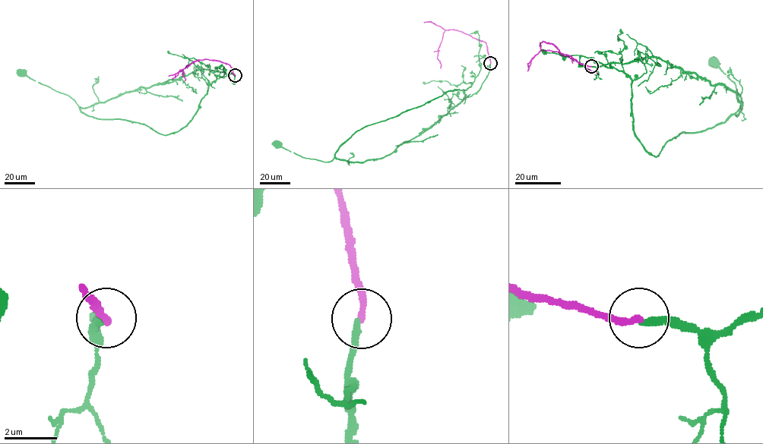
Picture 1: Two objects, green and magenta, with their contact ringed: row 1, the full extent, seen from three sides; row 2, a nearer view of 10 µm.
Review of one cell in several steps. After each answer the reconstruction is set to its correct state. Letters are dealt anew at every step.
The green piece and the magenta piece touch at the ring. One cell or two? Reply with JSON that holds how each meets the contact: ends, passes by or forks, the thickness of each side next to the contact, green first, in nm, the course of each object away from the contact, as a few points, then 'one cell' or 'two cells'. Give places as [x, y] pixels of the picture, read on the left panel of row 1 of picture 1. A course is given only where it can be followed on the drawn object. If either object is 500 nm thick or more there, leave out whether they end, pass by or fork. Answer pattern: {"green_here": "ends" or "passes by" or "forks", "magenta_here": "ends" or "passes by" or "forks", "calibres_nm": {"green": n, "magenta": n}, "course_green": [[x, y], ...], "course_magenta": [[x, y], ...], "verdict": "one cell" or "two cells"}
{"green_here": "ends", "magenta_here": "ends", "calibres_nm": {"green": 260, "magenta": 240}, "course_green": [[235, 75], [197, 69], [178, 78], [148, 87], [139, 87], [105, 102], [80, 108], [70, 96], [22, 74]], "course_magenta": [[235, 75], [227, 64], [206, 59], [194, 61], [187, 65], [182, 74], [185, 80]], "verdict": "two cells"}

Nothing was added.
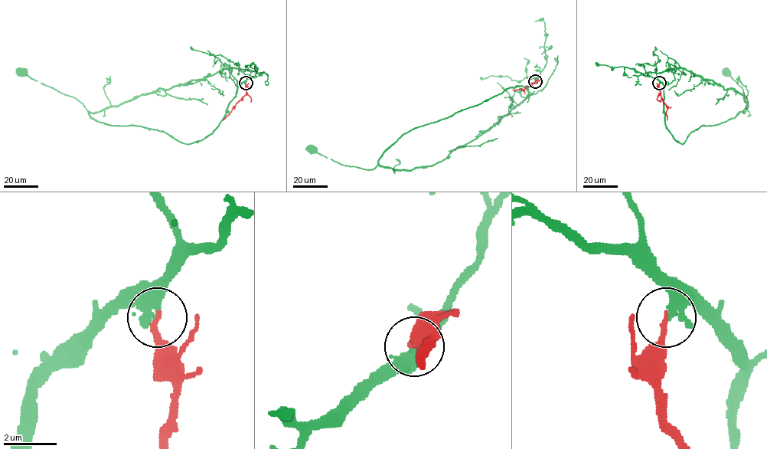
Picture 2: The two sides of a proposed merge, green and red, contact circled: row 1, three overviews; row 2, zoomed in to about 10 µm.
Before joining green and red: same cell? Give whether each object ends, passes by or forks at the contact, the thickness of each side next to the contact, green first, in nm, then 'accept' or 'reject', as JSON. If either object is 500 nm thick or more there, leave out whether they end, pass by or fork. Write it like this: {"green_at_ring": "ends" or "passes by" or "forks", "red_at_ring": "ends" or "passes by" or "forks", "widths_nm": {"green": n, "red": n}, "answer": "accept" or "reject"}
{"green_at_ring": "passes by", "red_at_ring": "ends", "widths_nm": {"green": 280, "red": 200}, "answer": "accept"}

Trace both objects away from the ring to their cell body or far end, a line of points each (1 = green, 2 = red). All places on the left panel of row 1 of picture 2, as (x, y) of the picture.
1: (246, 83), (237, 88), (217, 128), (200, 140), (184, 144), (155, 129), (98, 122), (74, 98), (22, 73)
2: (246, 83), (246, 93), (223, 119)

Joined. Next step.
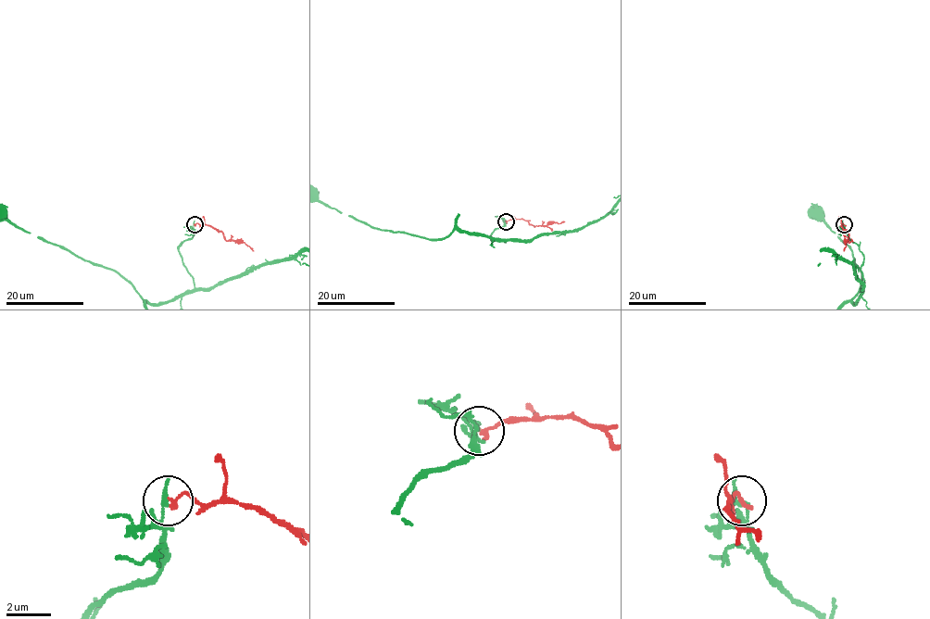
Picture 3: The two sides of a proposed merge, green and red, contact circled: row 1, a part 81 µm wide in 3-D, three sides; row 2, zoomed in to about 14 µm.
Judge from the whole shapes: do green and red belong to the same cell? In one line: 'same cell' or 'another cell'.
another cell

